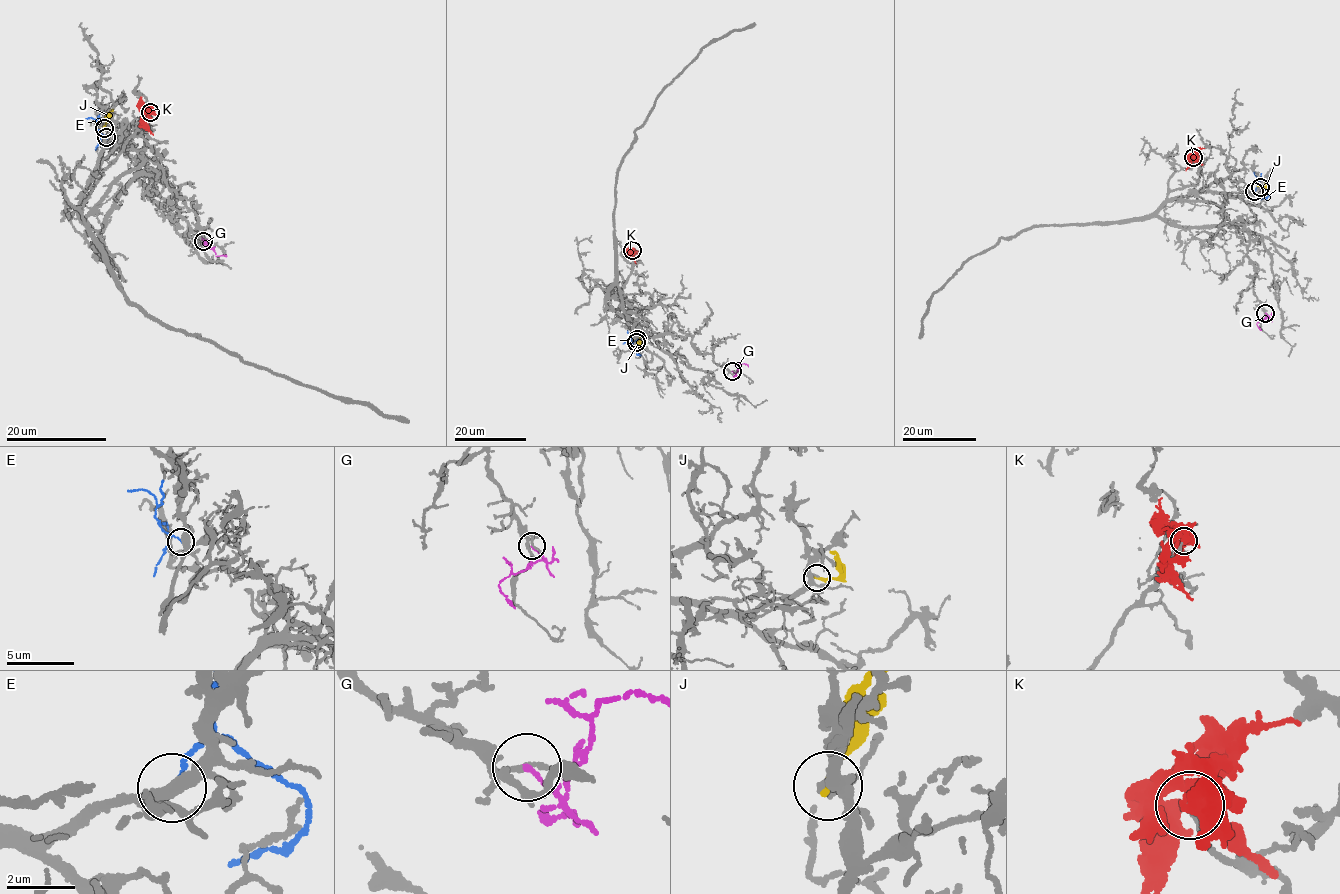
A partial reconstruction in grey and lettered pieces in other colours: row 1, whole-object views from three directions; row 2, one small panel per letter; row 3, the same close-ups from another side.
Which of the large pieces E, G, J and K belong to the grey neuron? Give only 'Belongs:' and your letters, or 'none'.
Belongs: none

